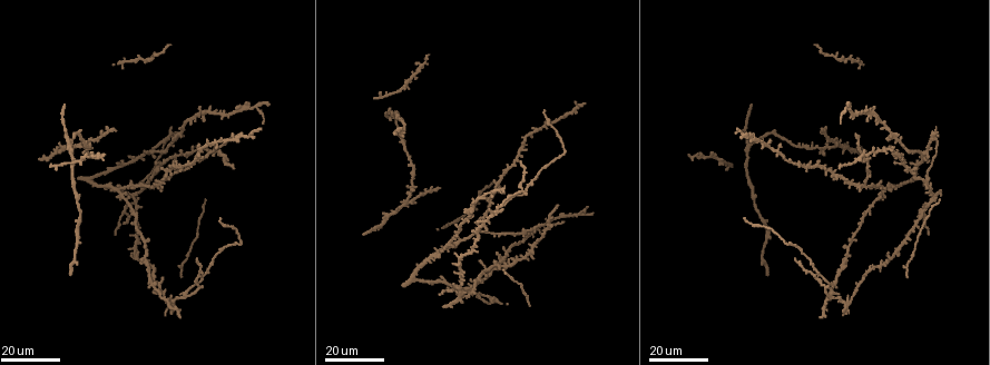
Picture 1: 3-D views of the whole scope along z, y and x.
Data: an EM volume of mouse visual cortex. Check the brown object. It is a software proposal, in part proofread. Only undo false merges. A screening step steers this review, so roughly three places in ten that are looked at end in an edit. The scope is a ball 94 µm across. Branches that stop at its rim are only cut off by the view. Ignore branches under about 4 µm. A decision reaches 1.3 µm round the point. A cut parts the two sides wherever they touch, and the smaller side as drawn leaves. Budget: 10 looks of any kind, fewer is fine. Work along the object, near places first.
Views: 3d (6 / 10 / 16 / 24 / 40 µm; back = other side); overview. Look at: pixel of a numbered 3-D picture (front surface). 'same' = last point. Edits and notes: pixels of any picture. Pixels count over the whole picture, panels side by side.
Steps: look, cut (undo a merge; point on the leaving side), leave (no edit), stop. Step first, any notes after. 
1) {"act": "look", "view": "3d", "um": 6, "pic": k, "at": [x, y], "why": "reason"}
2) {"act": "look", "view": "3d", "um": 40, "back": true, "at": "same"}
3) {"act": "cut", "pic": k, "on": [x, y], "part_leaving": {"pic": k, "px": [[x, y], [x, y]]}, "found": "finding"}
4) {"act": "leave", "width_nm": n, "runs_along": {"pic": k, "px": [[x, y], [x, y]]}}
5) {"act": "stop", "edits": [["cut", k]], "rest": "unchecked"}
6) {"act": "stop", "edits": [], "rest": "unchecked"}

{"act": "look", "view": "3d", "um": 16, "pic": 1, "at": [883, 263], "why": "four arms meet"}

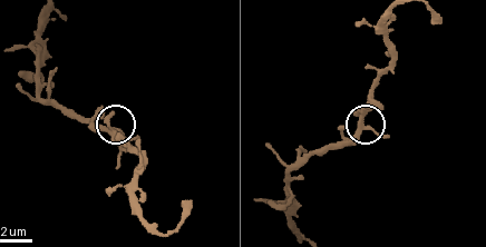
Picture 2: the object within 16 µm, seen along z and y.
{"act": "look", "view": "3d", "um": 6, "pic": 2, "at": [360, 122]}

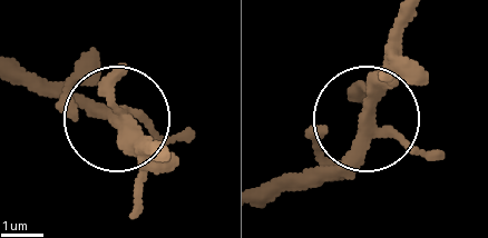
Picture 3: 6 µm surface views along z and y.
{"act": "leave", "runs_along": {"pic": 3, "px": [[10, 60], [74, 85], [127, 135], [138, 216]]}, "found": "continuous, no second neuron"}

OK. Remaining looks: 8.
{"act": "look", "view": "3d", "um": 16, "pic": 1, "at": [118, 191], "why": "looks like a crossing"}

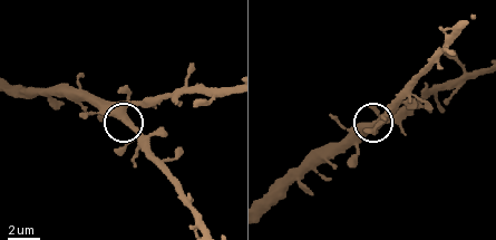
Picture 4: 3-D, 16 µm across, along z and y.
{"act": "look", "view": "3d", "um": 6, "pic": 4, "at": [121, 109]}

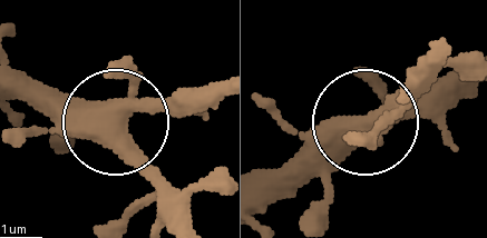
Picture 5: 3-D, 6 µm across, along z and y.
{"act": "leave", "side_arm_um": 61, "runs_along": {"pic": 5, "px": [[266, 206], [432, 75]]}, "found": "all the same neuron"}

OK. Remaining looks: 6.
{"act": "look", "view": "3d", "um": 16, "pic": 1, "at": [161, 164], "why": "looks like a crossing"}

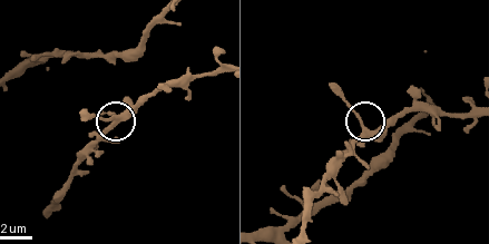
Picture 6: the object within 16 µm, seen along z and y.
{"act": "look", "view": "3d", "um": 6, "pic": 6, "at": [111, 115]}

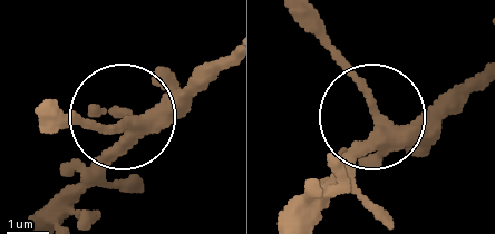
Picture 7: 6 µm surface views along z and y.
{"act": "look", "view": "3d", "um": 6, "back": true, "pic": 7, "at": [375, 114]}

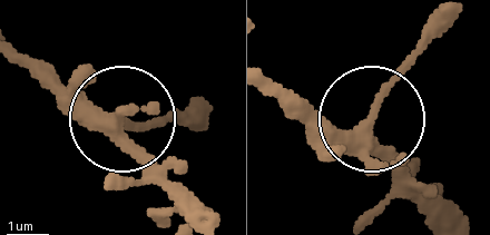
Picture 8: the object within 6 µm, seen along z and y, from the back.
{"act": "leave", "width_nm": 270, "runs_along": {"pic": 8, "px": [[209, 217], [125, 125], [195, 121]]}, "found": "continuous, no second neuron"}

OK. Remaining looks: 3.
{"act": "look", "view": "3d", "um": 16, "pic": 1, "at": [829, 172], "why": "four-way junction"}

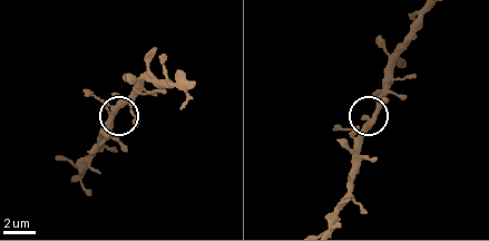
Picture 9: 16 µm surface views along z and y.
{"act": "look", "view": "3d", "um": 10, "pic": 9, "at": [364, 131], "why": "zoom in"}

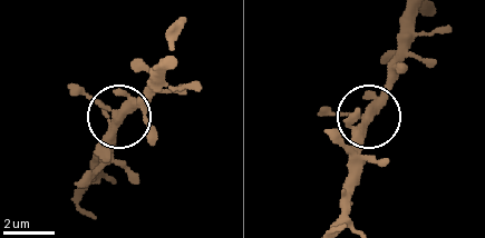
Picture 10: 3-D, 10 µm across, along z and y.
{"act": "leave", "side_arm_um": 56, "runs_along": {"pic": 10, "px": [[85, 191], [115, 117], [147, 98]]}, "found": "one neuron here"}

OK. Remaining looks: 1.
{"act": "stop", "edits": [], "rest": "unchecked"}

